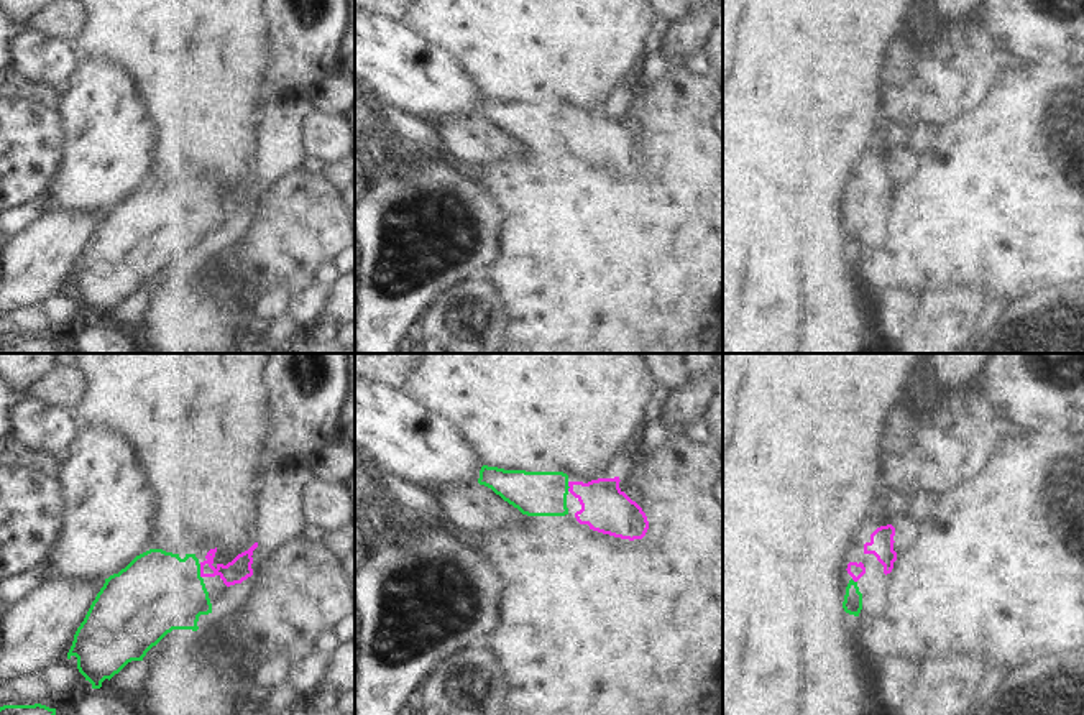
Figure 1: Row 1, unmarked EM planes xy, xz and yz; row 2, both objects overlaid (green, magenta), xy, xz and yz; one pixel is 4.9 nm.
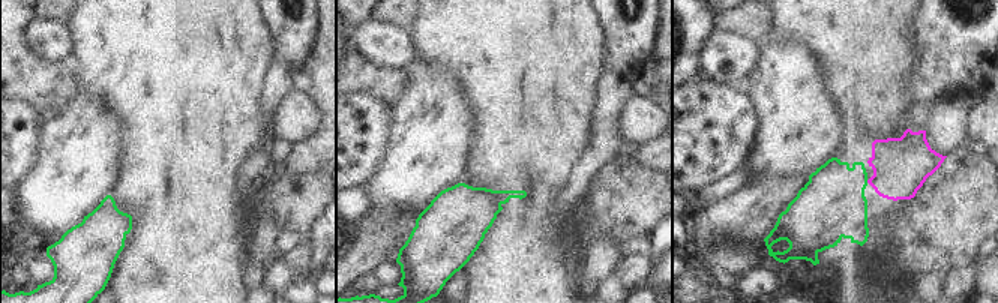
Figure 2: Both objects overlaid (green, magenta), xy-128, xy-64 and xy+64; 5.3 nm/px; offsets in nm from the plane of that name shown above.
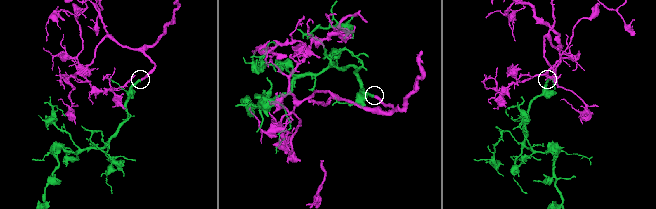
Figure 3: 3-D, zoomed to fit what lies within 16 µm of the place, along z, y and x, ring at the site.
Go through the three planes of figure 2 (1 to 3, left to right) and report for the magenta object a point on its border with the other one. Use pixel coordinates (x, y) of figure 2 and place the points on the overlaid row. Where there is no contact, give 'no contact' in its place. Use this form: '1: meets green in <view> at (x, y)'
1: no contact
2: no contact
3: no contact

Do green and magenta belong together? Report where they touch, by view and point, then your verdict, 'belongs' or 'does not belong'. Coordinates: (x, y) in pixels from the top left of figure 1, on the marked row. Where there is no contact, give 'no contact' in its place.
contact xy (199, 571); belongs

